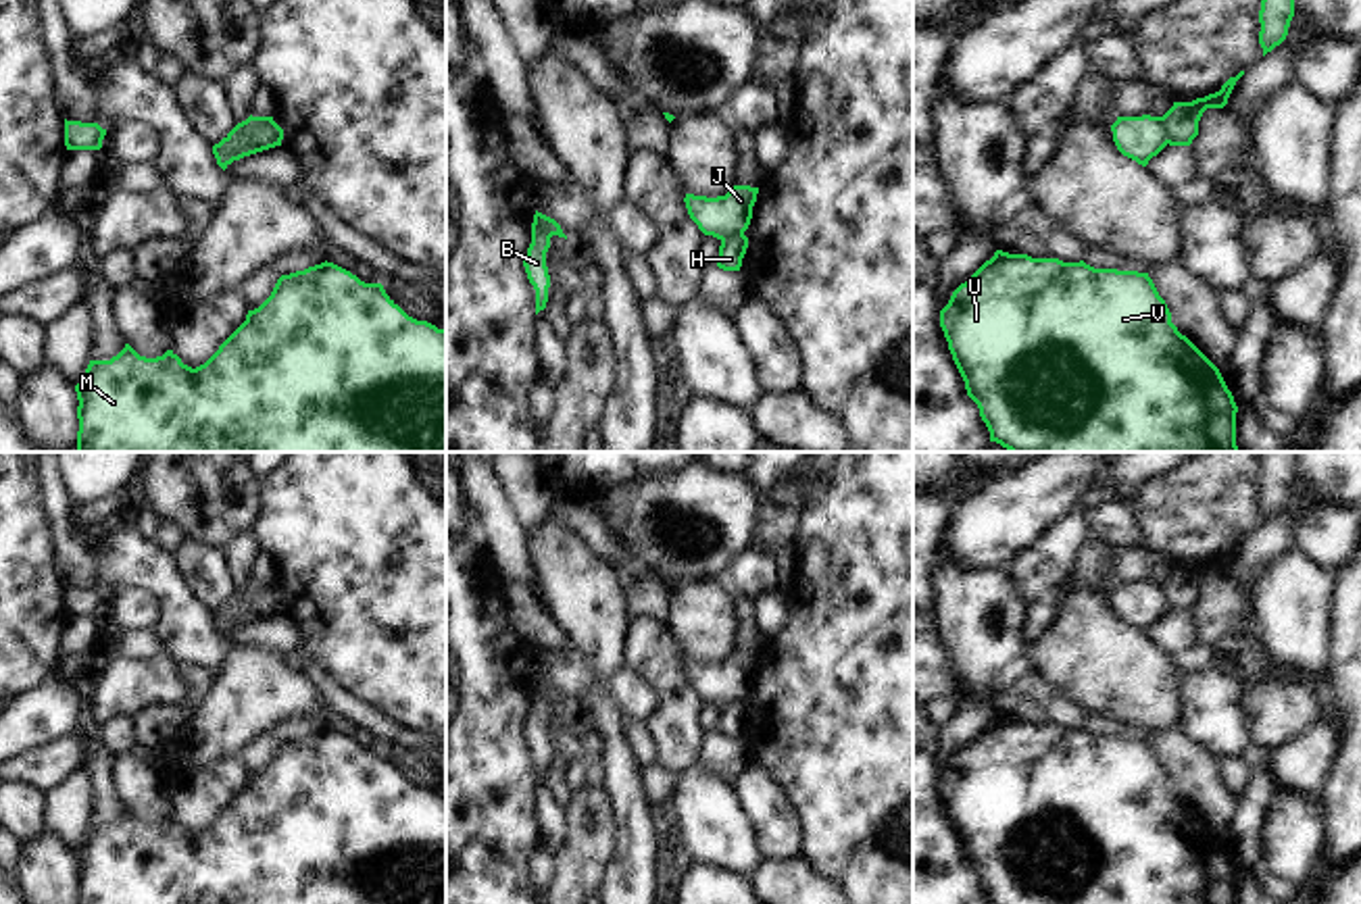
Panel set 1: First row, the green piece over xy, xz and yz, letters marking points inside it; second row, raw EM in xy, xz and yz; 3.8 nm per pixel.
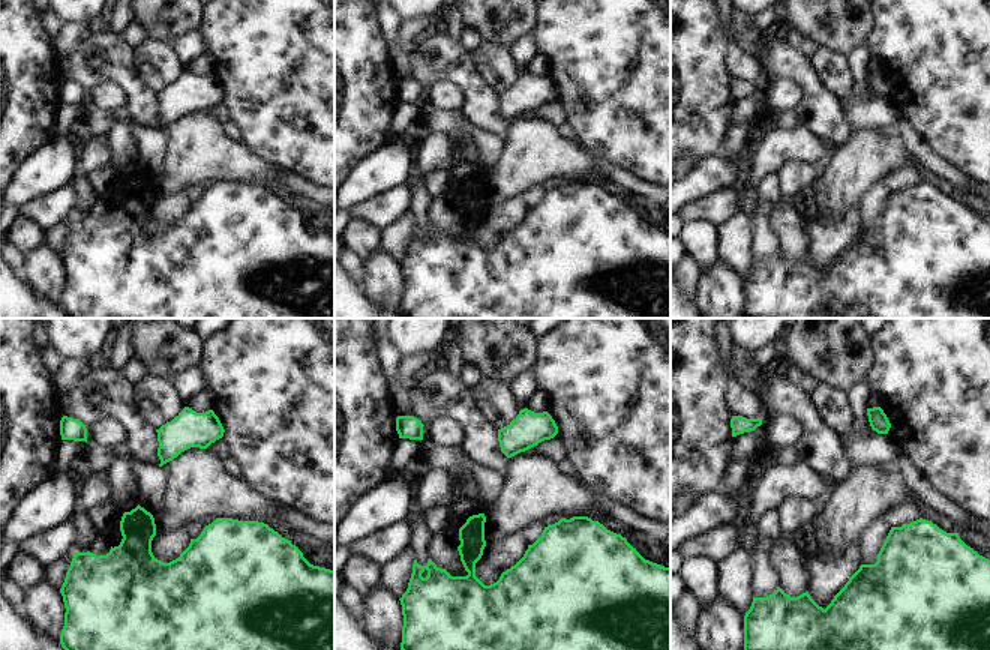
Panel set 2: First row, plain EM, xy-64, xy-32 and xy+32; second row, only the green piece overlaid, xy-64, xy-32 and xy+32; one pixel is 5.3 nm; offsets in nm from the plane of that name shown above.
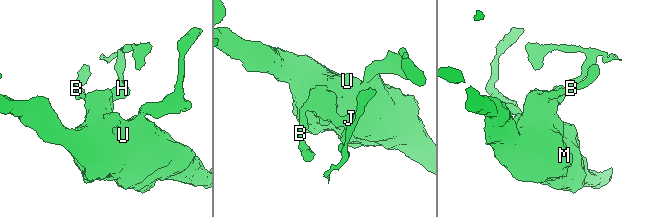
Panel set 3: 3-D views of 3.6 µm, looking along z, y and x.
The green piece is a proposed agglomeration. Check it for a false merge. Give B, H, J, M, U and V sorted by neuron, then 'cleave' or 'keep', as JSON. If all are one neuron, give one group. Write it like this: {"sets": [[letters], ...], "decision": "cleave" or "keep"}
{"sets": [["B", "J", "M", "U", "V"], ["H"]], "decision": "cleave"}

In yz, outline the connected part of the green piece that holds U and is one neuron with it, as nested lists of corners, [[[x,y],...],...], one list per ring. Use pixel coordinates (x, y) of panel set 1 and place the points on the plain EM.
[[[996,717],[952,758],[940,794],[990,904],[1236,904],[1232,858],[1219,835],[1171,789],[1148,739]]]

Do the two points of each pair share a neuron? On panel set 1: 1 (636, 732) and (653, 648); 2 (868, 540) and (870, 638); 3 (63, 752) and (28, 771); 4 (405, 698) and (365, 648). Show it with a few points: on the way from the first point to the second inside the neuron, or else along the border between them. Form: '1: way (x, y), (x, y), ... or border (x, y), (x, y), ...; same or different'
1: border (642, 721), (655, 744), (657, 761); different
2: way (870, 565), (870, 613); same
3: way (55, 761), (46, 767), (36, 767); same
4: way (403, 686), (378, 661); same

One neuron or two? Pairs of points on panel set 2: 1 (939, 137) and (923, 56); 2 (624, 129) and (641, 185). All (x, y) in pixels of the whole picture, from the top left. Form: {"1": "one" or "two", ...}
{"1": "one", "2": "two"}

